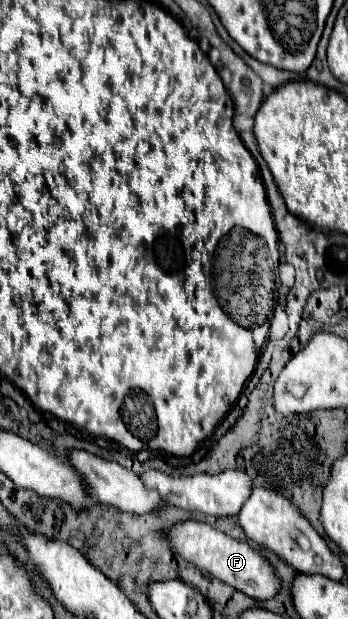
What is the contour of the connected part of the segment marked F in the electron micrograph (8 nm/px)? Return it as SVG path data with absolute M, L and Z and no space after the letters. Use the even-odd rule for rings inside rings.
M189 520L189 522L175 524L171 528L171 532L163 538L169 540L171 548L183 560L195 564L197 568L209 572L213 578L219 578L221 582L245 592L247 596L251 596L255 600L261 600L261 602L269 600L281 590L281 578L279 578L277 570L273 568L273 564L267 558L261 556L259 550L255 550L249 542L235 540L235 538L227 536L225 532L205 524L205 522Z

